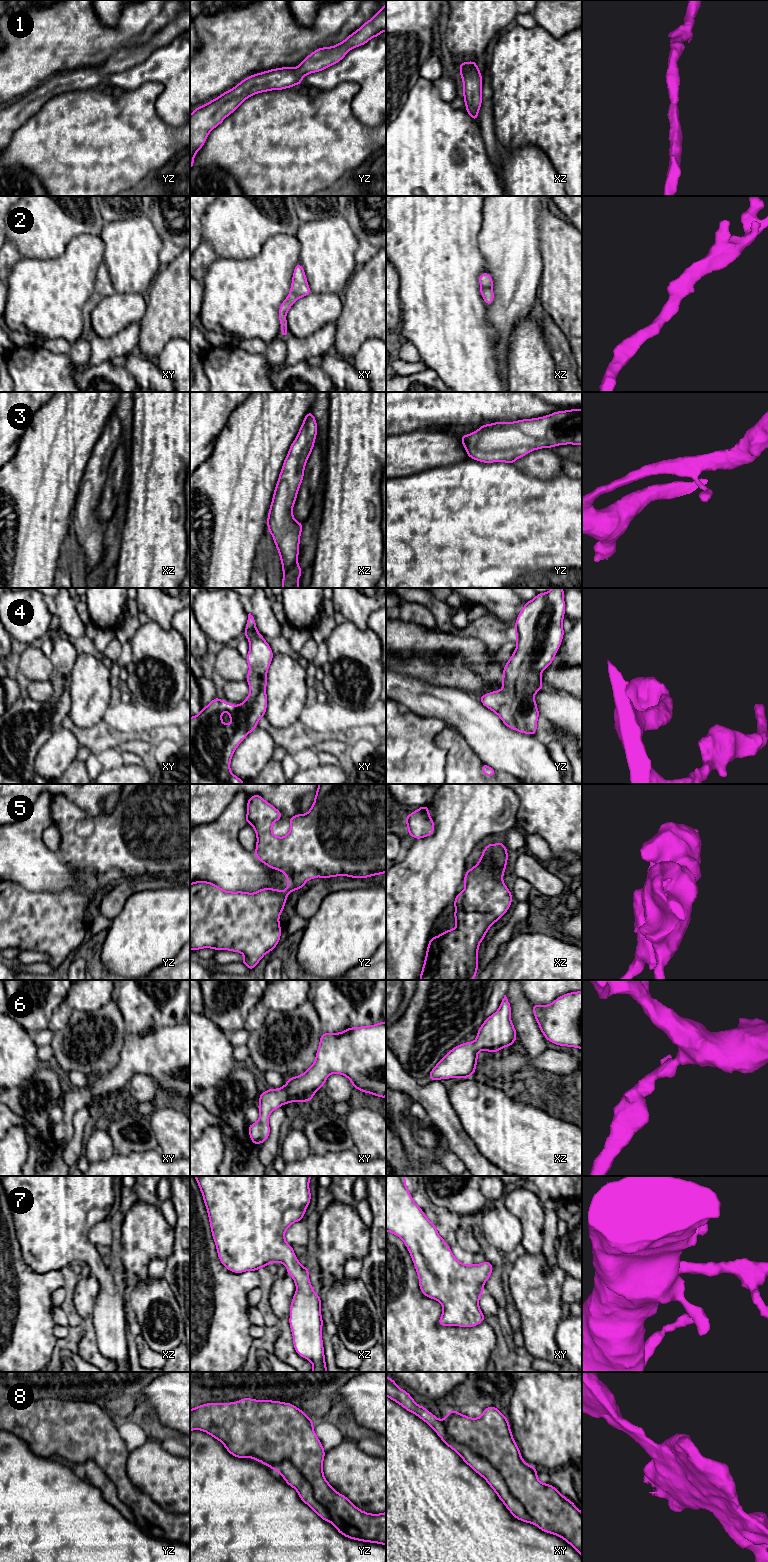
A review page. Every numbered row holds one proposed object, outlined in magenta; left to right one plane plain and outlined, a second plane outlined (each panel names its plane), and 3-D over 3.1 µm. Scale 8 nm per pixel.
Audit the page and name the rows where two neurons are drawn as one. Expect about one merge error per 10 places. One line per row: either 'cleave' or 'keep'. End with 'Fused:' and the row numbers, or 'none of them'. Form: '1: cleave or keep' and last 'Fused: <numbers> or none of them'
1: keep
2: keep
3: keep
4: keep
5: keep
6: keep
7: keep
8: cleave
Fused: 8

